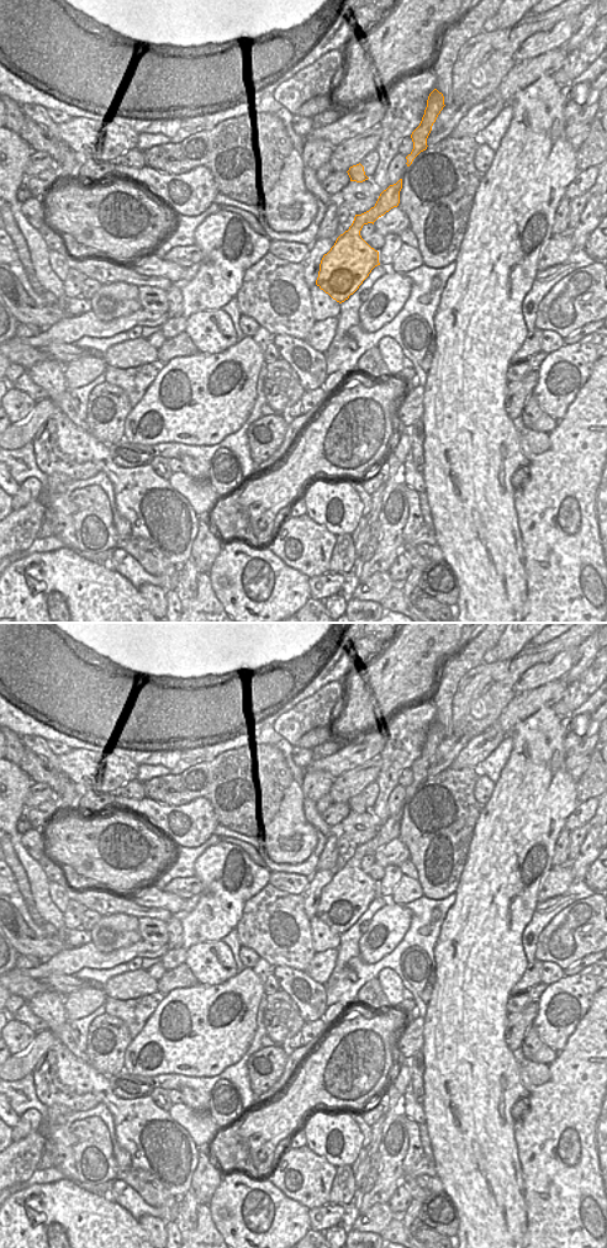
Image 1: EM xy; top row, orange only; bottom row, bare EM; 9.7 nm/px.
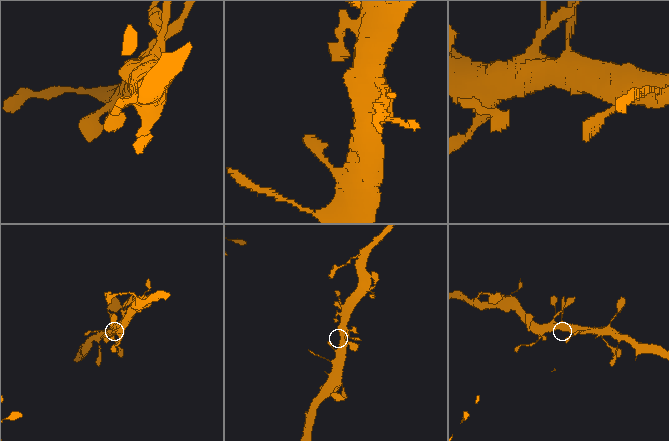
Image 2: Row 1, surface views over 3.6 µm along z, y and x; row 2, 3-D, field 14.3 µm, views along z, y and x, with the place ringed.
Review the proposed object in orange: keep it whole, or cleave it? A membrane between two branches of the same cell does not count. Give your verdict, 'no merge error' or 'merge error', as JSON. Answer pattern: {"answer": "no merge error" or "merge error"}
{"answer": "no merge error"}

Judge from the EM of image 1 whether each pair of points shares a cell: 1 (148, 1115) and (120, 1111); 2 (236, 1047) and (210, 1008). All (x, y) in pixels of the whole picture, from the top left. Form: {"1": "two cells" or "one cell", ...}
{"1": "one cell", "2": "one cell"}

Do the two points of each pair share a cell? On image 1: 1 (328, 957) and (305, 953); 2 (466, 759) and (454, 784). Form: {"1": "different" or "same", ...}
{"1": "different", "2": "different"}

